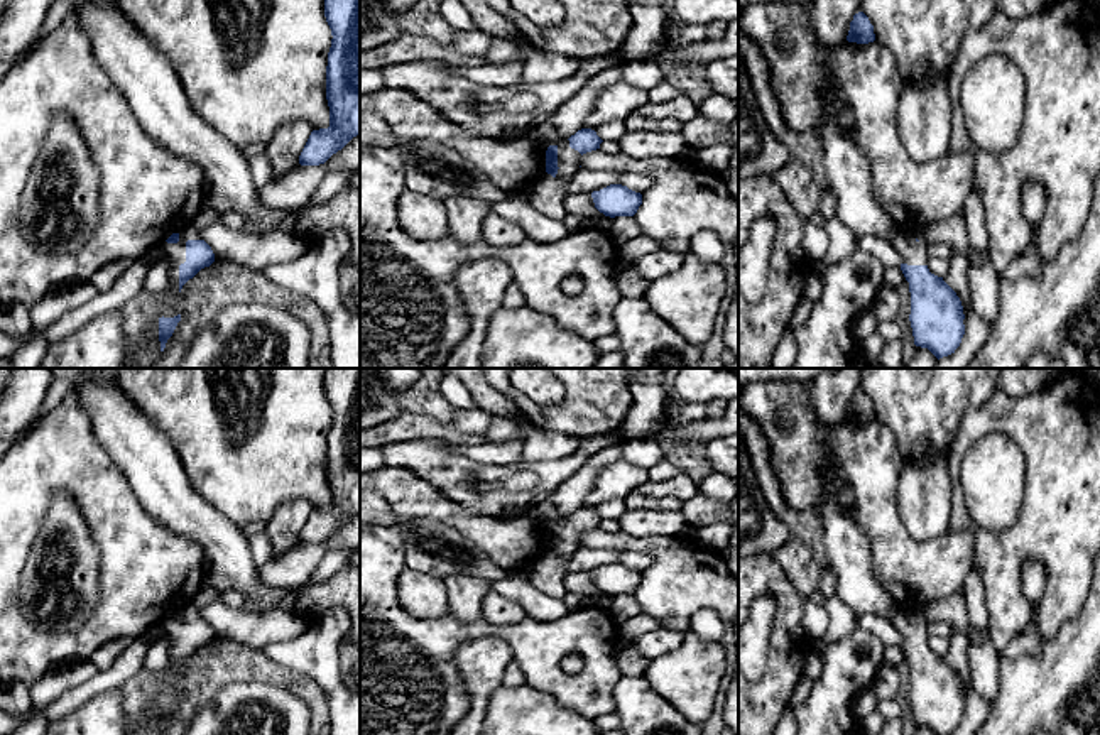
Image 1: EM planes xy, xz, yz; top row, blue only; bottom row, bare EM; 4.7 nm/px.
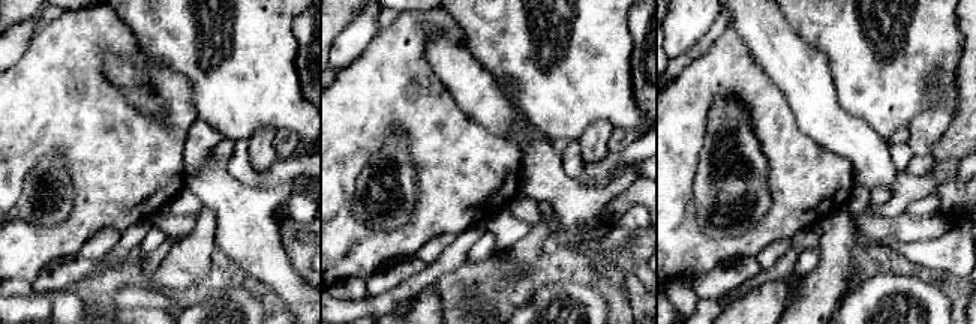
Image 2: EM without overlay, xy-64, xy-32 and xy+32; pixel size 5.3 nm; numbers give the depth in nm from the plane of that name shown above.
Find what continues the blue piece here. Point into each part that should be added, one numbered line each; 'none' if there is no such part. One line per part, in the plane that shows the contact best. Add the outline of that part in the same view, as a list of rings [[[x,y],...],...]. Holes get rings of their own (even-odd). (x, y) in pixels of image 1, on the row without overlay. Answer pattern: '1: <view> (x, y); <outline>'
1: xy (174, 631); [[[186,603],[177,612],[179,612],[177,622],[164,620],[161,623],[166,637],[169,639],[169,647],[171,647],[169,672],[166,674],[166,683],[162,686],[161,696],[177,694],[176,683],[179,678],[179,644],[186,640],[186,620],[203,618],[199,613],[199,607],[196,607],[194,603]]]

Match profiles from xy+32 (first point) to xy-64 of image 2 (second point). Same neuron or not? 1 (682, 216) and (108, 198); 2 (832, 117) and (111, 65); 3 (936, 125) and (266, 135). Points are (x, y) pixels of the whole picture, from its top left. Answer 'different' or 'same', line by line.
1: same
2: same
3: same

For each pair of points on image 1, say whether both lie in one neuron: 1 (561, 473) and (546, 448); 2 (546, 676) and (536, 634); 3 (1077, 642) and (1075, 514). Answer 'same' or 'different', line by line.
1: different
2: same
3: different

